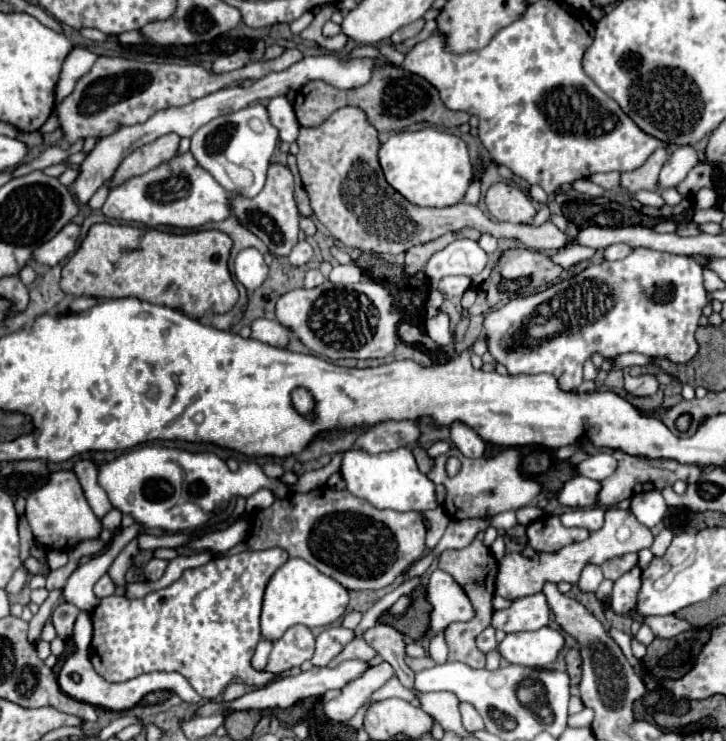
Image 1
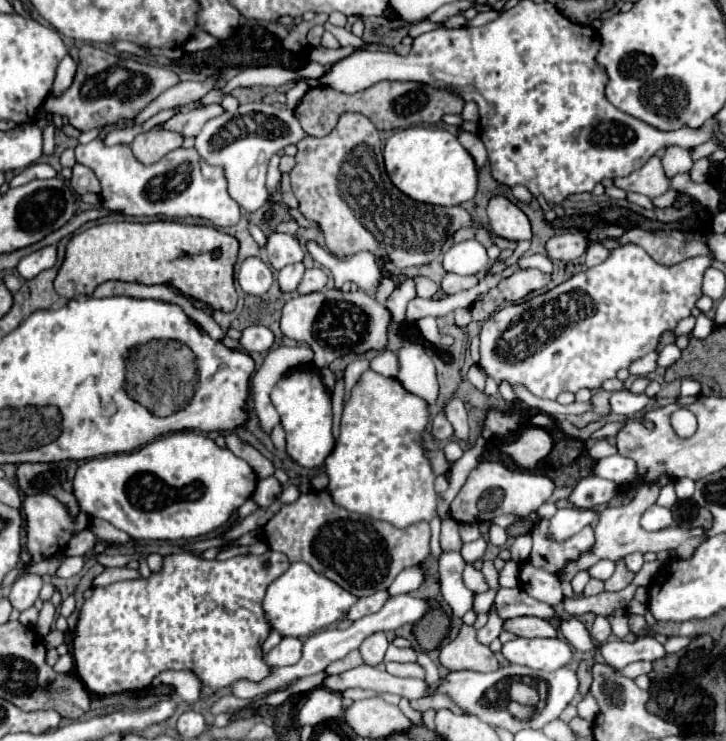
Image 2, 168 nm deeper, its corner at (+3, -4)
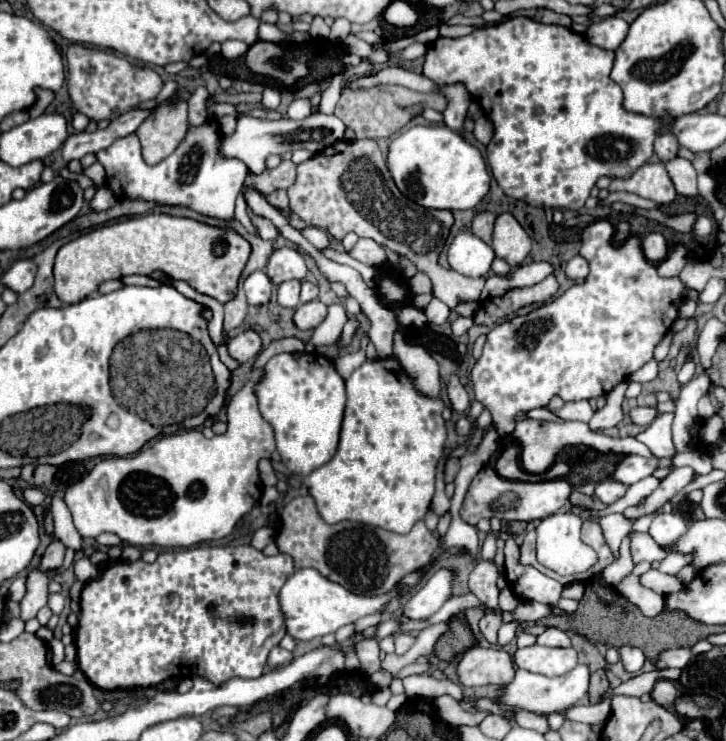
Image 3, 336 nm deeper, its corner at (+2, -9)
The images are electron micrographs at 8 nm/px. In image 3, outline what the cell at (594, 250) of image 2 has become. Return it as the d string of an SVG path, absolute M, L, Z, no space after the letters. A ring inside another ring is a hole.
M577 255L565 267L565 274L571 280L584 280L588 276L588 262Z

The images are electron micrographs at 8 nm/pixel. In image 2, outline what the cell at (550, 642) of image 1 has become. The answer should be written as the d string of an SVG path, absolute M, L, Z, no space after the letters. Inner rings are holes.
M537 637L537 639L511 639L503 645L503 657L509 663L525 665L531 669L543 669L543 671L555 671L569 663L571 659L571 647L565 639L549 639L549 637Z

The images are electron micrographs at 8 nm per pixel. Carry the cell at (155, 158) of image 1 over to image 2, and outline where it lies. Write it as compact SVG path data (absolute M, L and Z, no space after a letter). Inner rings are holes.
M145 131L135 137L135 141L131 143L131 149L133 149L133 155L137 161L141 161L143 165L151 165L151 163L157 163L159 159L163 159L167 153L179 149L181 143L183 143L183 139L177 133Z

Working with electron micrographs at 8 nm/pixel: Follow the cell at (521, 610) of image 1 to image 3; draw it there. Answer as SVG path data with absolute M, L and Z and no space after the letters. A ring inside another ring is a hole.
M548 628L544 634L540 634L538 636L538 644L542 644L542 646L570 646L570 636L564 632L564 630L560 630L560 628Z

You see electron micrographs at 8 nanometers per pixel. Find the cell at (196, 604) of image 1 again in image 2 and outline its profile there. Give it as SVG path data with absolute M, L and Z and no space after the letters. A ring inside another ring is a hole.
M277 551L237 555L227 561L205 561L193 553L179 553L167 555L163 559L163 569L151 573L149 579L117 581L105 587L95 587L81 609L77 637L73 641L73 659L79 679L91 693L115 695L147 687L161 671L183 669L199 677L201 699L213 697L223 687L229 687L229 683L237 683L237 679L261 683L271 671L261 655L261 645L271 631L263 617L261 601L269 583L283 575L287 567L289 559Z

